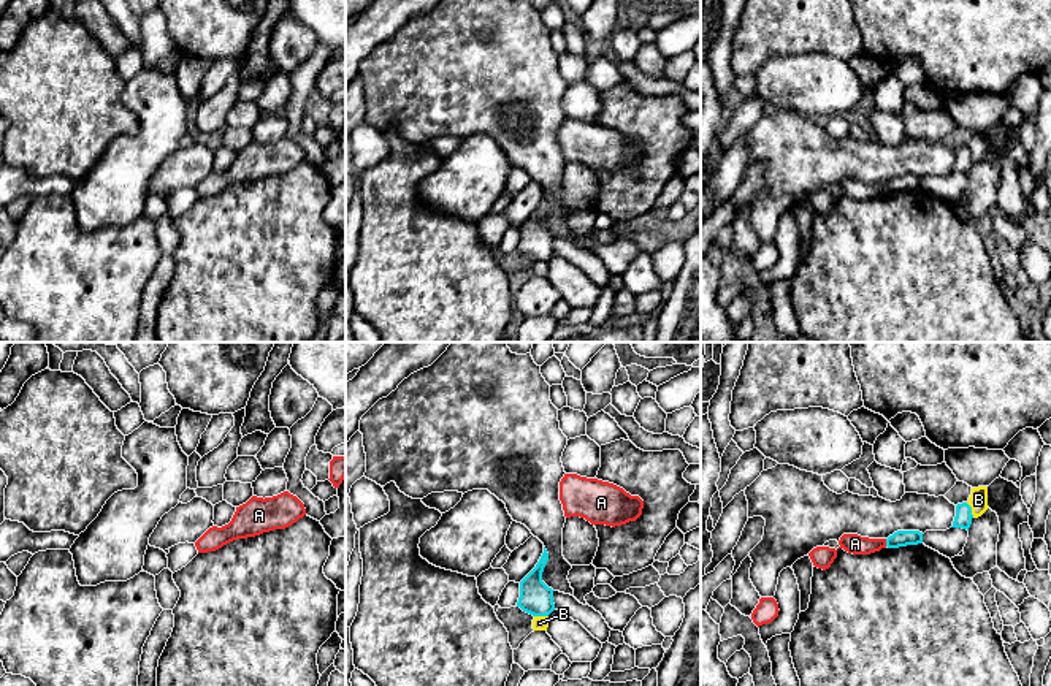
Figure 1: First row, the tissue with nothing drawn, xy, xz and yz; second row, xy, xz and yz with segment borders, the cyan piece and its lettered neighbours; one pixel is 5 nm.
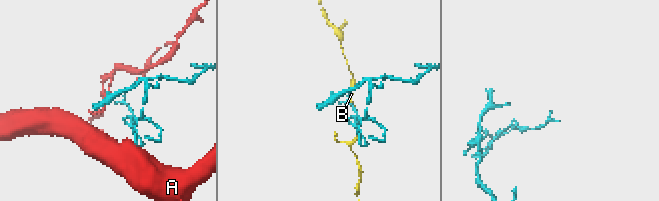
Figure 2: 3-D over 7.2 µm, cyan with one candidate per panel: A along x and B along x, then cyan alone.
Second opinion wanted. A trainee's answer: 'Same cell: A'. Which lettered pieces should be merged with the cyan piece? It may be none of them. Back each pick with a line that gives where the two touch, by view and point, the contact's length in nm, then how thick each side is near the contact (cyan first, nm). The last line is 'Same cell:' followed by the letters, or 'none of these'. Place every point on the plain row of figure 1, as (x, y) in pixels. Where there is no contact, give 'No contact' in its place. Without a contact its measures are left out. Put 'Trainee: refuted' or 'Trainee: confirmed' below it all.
Same cell: none of these
Trainee: refuted

